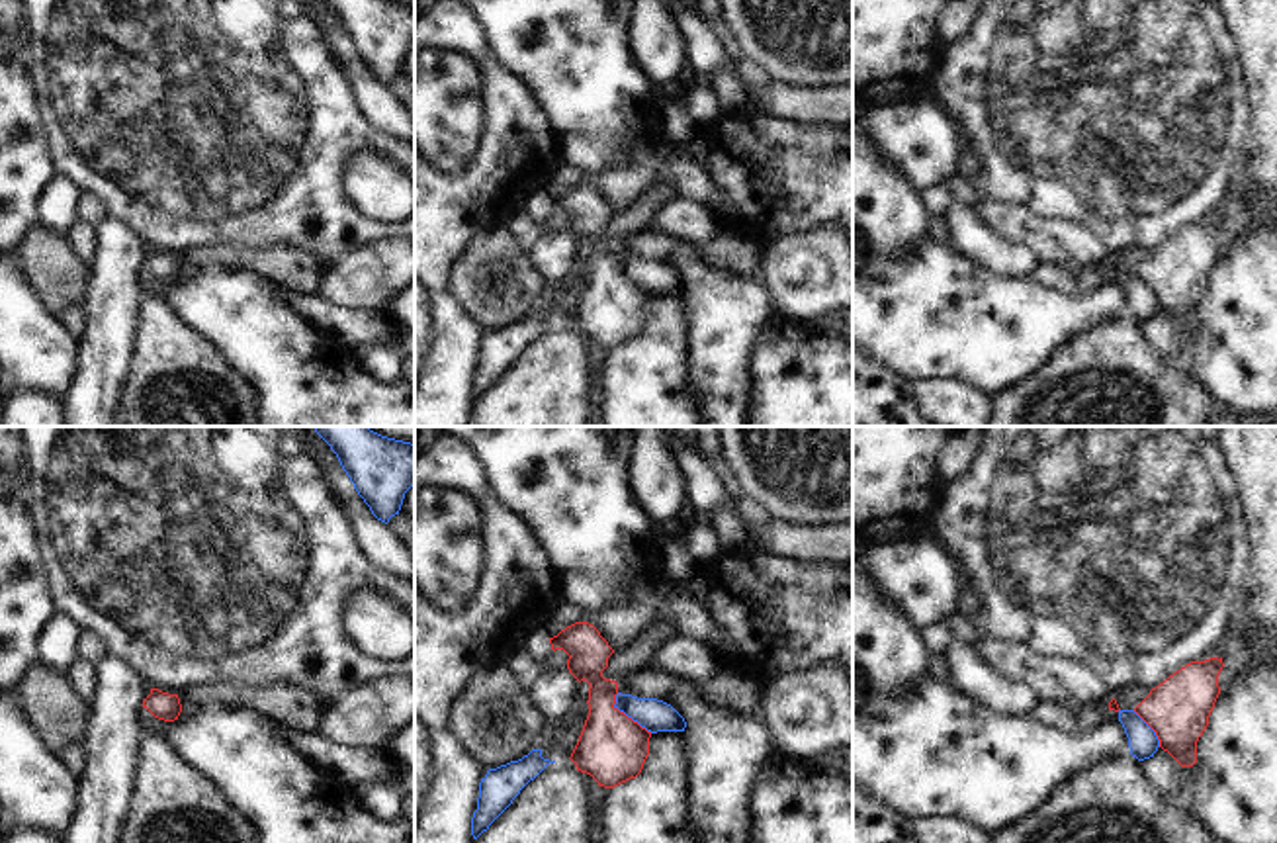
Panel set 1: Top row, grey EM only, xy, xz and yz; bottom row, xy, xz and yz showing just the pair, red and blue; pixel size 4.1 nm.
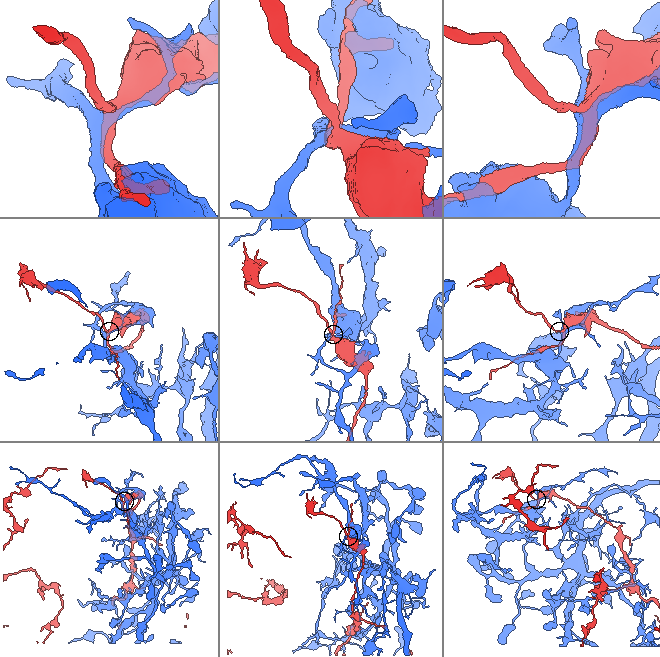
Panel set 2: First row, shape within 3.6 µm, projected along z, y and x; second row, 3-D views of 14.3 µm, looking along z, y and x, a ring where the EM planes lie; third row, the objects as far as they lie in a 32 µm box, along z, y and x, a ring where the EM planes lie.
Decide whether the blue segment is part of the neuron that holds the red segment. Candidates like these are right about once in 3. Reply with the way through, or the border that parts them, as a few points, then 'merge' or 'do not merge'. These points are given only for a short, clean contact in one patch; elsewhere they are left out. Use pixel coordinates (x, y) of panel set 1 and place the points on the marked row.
do not merge

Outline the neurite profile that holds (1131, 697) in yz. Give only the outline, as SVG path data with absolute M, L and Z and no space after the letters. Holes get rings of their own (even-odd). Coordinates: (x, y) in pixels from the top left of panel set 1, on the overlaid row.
M1136 683L1123 688L1113 698L1117 700L1121 710L1134 710L1148 694L1150 694L1150 688Z

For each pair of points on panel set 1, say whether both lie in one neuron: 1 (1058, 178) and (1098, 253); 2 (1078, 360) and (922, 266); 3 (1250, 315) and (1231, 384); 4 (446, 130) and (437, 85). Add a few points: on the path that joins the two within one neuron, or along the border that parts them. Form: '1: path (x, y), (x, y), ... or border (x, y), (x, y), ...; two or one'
1: border (1039, 216), (1068, 220), (1088, 227), (1113, 257); two
2: border (1098, 321), (1076, 333), (1027, 380); two
3: path (1250, 333), (1250, 349), (1236, 366); one
4: path (440, 118), (437, 96); one

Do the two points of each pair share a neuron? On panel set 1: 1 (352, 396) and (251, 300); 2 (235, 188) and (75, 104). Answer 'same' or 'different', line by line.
1: same
2: same

